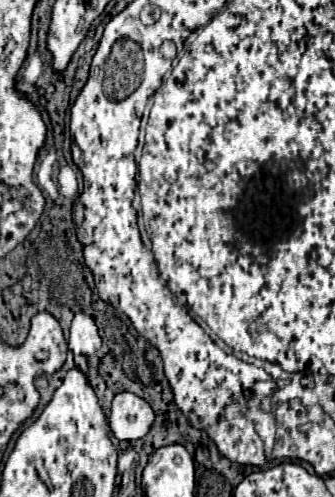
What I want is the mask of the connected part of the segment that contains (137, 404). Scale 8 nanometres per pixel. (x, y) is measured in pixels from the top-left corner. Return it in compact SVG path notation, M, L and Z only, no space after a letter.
M121 392L113 398L109 426L117 440L143 438L155 420L153 408L131 392Z

